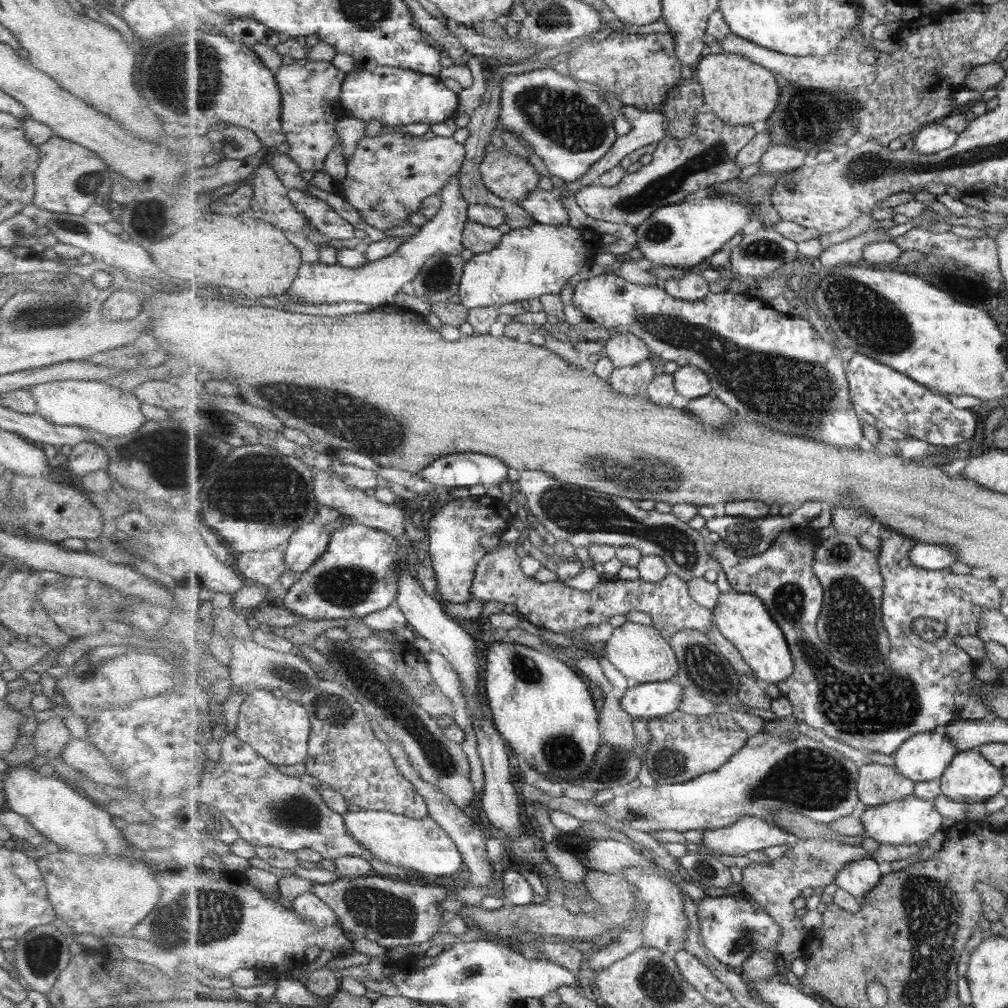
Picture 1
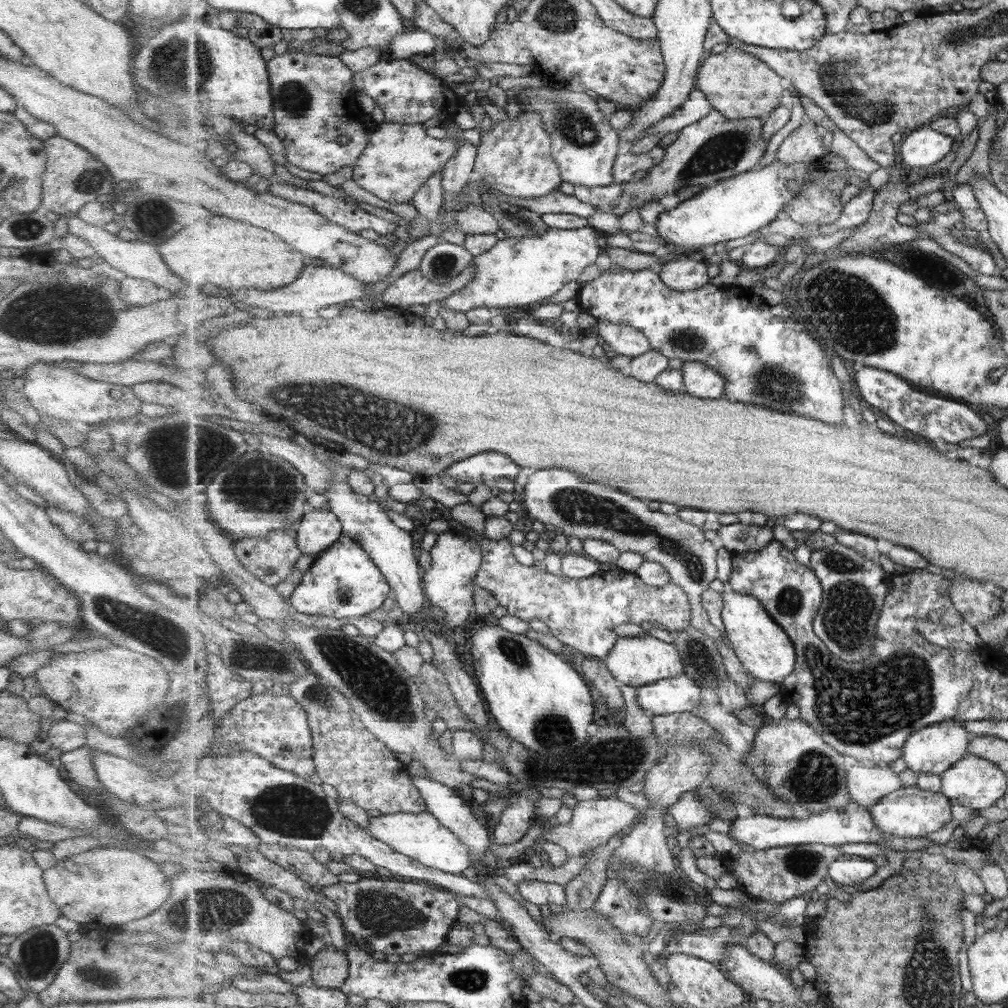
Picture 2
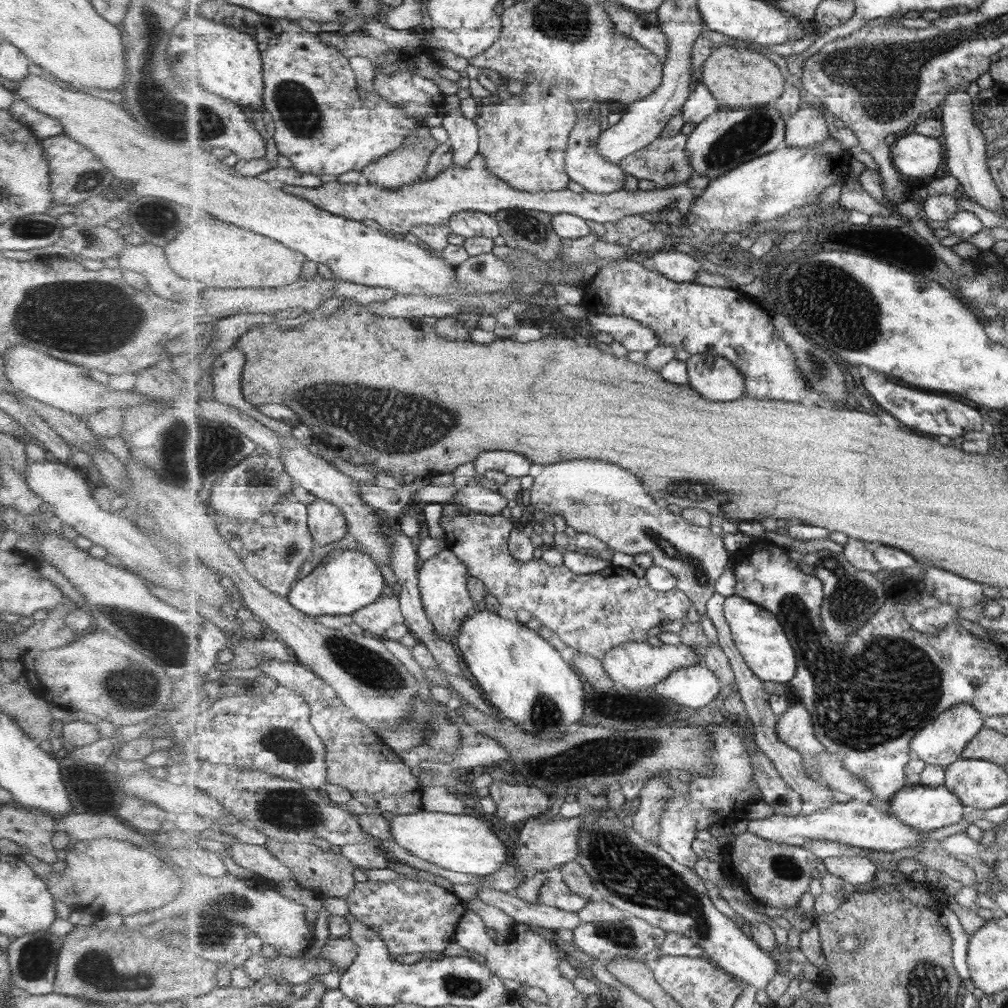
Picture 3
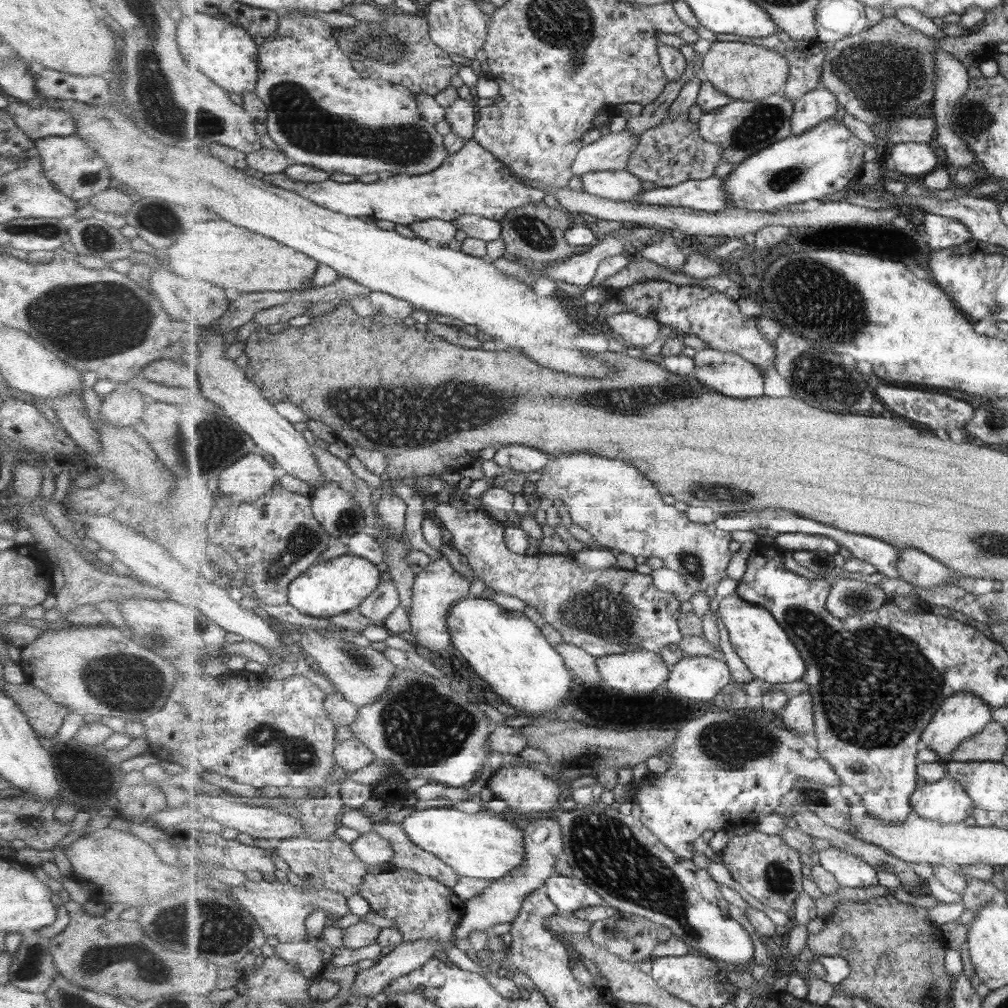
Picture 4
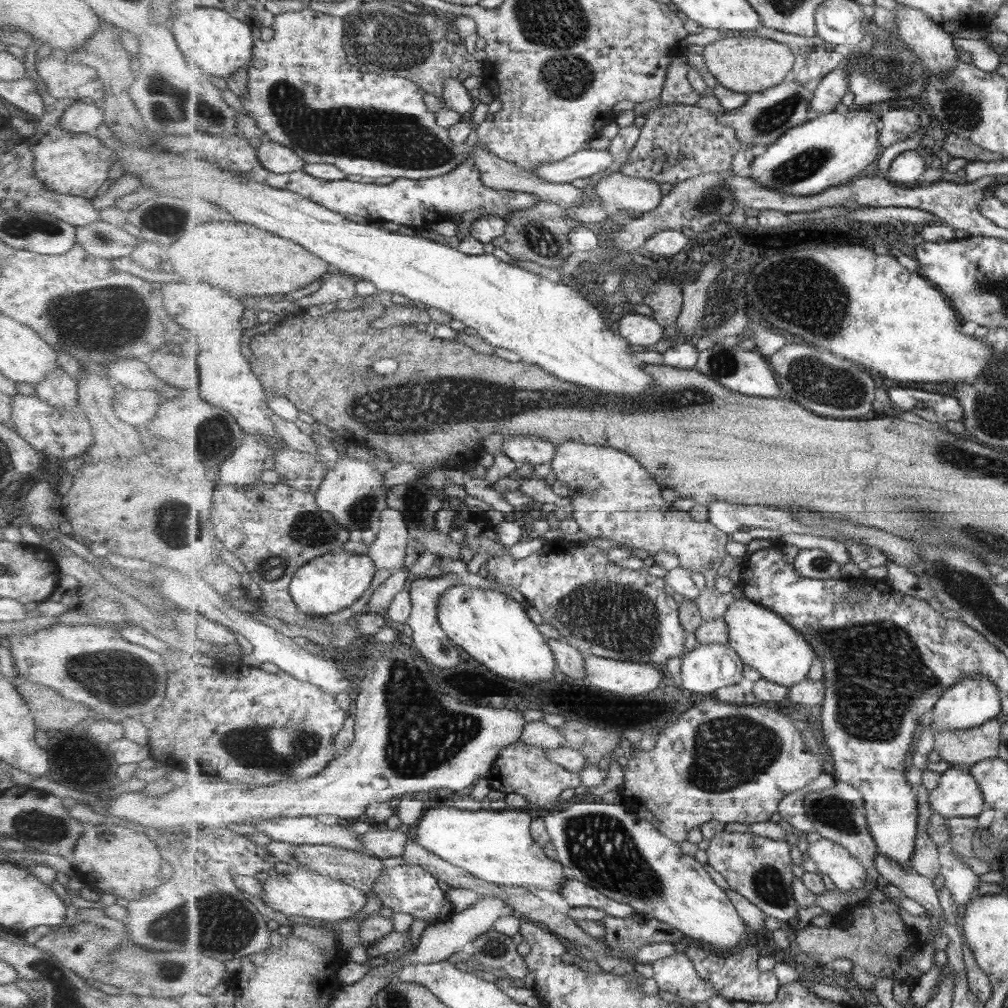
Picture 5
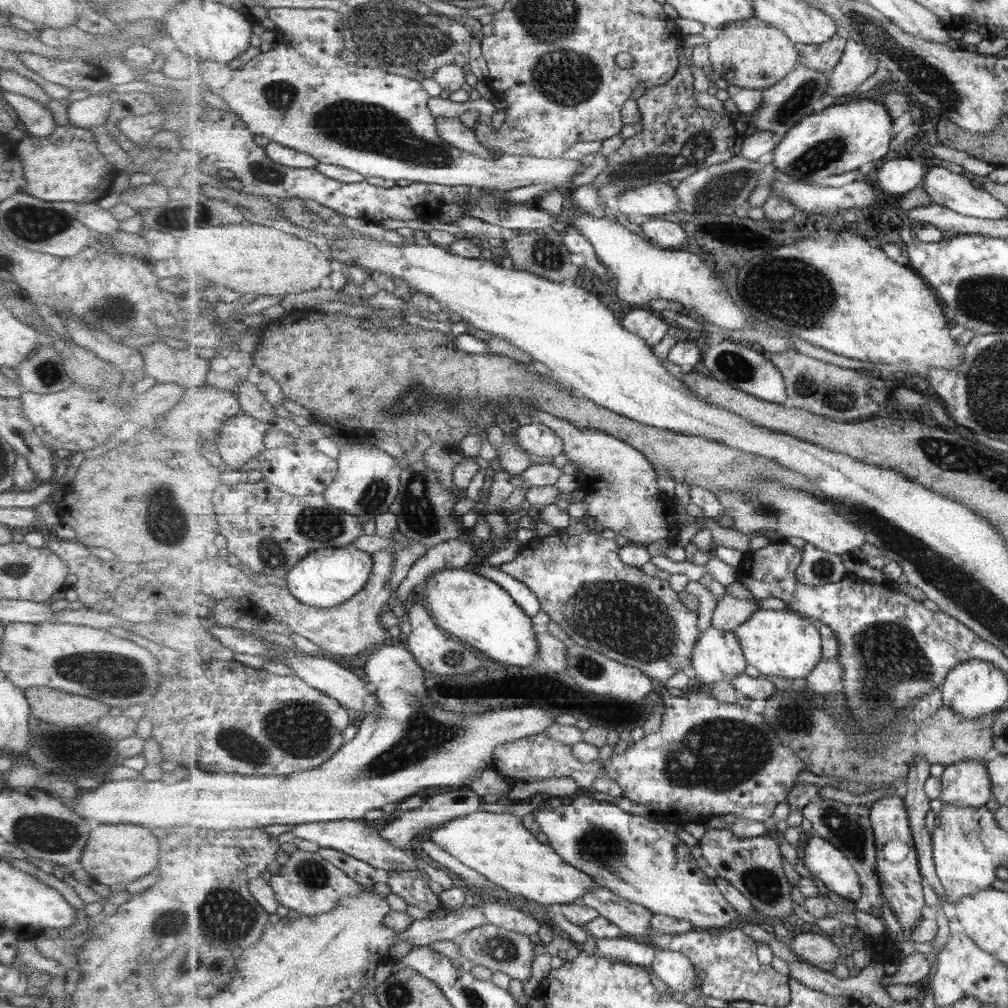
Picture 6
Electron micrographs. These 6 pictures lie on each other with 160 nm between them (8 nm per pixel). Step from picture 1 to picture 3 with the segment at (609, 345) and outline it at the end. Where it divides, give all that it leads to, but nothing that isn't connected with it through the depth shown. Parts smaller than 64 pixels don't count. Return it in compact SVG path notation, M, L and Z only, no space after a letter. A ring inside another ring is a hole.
M589 314L590 325L599 332L608 332L627 352L651 352L661 346L657 331L632 317Z

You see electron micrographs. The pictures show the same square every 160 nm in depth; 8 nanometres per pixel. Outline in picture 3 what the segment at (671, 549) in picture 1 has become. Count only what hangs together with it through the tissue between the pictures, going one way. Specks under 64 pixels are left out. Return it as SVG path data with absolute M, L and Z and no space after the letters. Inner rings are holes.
M565 460L560 463L549 464L540 466L537 472L534 473L534 480L532 487L530 488L530 502L537 510L541 510L544 513L545 518L551 519L554 514L559 514L566 521L566 524L571 526L576 532L586 532L592 534L597 538L600 538L604 543L607 543L612 549L617 552L630 554L635 556L636 554L647 553L654 558L654 565L665 568L667 571L673 573L673 576L677 577L678 585L676 586L679 590L682 590L692 600L694 606L700 618L706 616L708 611L708 602L716 594L716 584L721 578L721 575L726 571L726 567L729 565L730 550L725 548L724 545L724 534L716 534L711 528L697 526L696 524L689 524L685 520L684 516L675 515L669 512L666 508L657 506L655 498L652 497L651 493L647 491L647 488L643 488L641 480L637 476L633 476L631 472L623 470L621 466L615 466L615 464L609 464L604 460Z

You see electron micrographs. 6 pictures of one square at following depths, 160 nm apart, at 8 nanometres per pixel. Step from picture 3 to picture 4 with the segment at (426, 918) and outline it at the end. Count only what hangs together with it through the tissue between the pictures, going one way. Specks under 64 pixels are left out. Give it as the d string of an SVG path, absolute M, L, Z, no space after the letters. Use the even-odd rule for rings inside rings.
M398 867L394 870L382 870L377 874L367 873L361 886L358 887L358 894L367 901L370 911L390 918L402 933L403 940L409 942L421 939L438 940L444 946L444 953L448 960L465 970L483 973L501 996L511 1000L519 999L519 988L511 976L502 972L486 971L484 963L478 962L472 952L461 951L452 943L456 928L463 920L466 902L461 900L451 887L410 868Z

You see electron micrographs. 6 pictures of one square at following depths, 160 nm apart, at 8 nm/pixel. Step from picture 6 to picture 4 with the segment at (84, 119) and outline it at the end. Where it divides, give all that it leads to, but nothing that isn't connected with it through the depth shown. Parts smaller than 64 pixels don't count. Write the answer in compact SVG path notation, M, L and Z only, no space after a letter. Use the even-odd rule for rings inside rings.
M10 101L4 111L32 141L74 134L72 116L62 110L42 105L33 108L27 103Z

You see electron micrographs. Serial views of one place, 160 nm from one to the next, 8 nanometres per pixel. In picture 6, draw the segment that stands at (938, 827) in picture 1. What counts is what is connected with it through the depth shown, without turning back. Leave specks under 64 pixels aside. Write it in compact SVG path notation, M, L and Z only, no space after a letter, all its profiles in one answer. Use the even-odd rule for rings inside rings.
M962 761L944 768L942 803L954 806L985 806L993 798L993 780L987 761Z

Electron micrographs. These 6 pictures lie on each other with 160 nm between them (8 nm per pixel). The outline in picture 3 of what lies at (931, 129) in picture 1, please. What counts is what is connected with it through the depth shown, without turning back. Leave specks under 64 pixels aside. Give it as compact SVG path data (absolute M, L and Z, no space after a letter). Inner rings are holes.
M909 133L895 143L892 159L895 166L910 177L933 179L933 174L946 160L942 138Z

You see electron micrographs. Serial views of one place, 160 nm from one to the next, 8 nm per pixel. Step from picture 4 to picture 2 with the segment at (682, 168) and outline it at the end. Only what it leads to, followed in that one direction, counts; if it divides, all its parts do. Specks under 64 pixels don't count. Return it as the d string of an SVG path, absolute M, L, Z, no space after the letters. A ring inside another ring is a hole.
M657 145L653 150L640 155L623 150L614 164L614 182L628 183L635 180L633 174L637 170L651 171L653 167L656 167L664 159L666 148L667 146L661 147Z

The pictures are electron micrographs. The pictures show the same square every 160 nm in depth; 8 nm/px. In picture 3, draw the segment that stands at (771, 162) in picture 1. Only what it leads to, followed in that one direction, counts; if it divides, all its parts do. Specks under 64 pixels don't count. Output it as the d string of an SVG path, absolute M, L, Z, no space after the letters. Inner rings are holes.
M814 95L809 97L809 103L802 103L800 109L786 119L787 146L809 148L825 142L831 136L825 119L827 113L823 112L829 110Z

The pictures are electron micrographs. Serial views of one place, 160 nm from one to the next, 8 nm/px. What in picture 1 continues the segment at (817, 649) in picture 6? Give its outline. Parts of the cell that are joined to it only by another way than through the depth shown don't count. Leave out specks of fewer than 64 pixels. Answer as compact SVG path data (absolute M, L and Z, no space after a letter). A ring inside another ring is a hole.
M731 589L720 594L719 604L713 611L716 627L725 635L727 640L730 640L740 650L743 658L754 670L755 676L763 684L775 684L787 680L796 671L792 648L789 646L787 637L761 597L755 596L753 593L737 592L735 589Z

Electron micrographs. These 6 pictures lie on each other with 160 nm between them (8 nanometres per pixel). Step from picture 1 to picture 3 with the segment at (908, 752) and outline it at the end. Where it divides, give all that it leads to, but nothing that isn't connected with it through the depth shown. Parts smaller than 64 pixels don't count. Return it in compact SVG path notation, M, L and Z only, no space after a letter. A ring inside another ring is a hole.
M963 703L951 707L940 714L931 724L928 724L911 742L911 750L926 765L937 765L947 768L957 762L963 755L965 748L972 742L977 733L984 727L986 717L973 705Z

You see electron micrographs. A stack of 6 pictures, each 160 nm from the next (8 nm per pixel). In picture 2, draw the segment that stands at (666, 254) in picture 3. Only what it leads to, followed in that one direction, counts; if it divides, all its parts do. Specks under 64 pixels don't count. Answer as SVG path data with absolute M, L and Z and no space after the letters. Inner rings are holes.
M670 256L660 271L660 278L665 285L677 292L699 289L708 284L711 277L707 273L706 260L697 261L683 256Z

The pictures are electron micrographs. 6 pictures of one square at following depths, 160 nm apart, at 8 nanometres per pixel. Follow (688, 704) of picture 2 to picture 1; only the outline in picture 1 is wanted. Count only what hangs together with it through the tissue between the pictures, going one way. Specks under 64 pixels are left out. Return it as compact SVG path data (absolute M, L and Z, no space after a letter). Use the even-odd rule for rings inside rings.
M645 683L627 688L621 704L635 718L661 718L680 710L687 690L680 684Z

